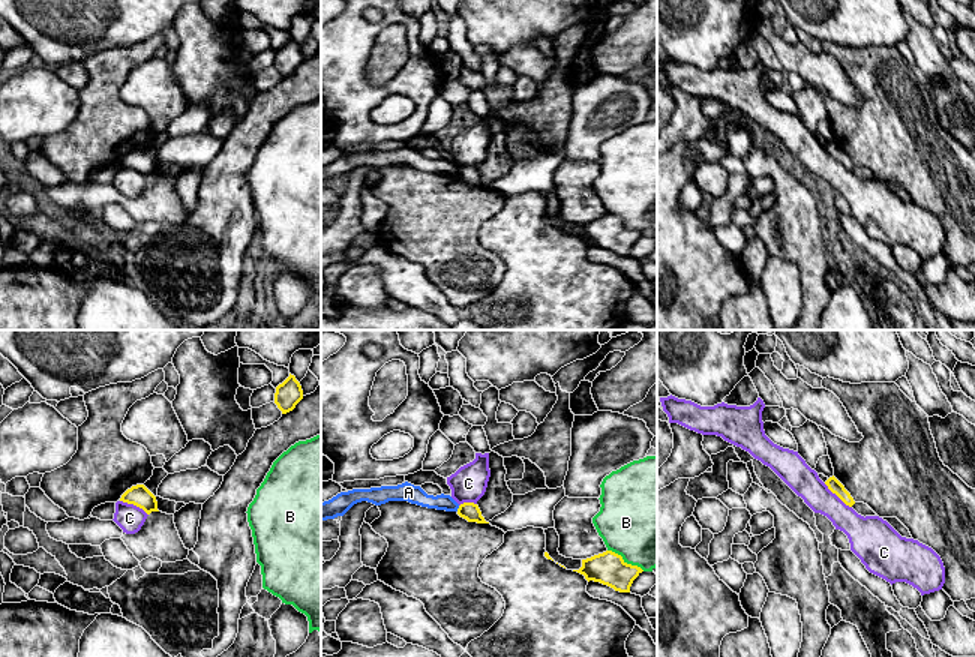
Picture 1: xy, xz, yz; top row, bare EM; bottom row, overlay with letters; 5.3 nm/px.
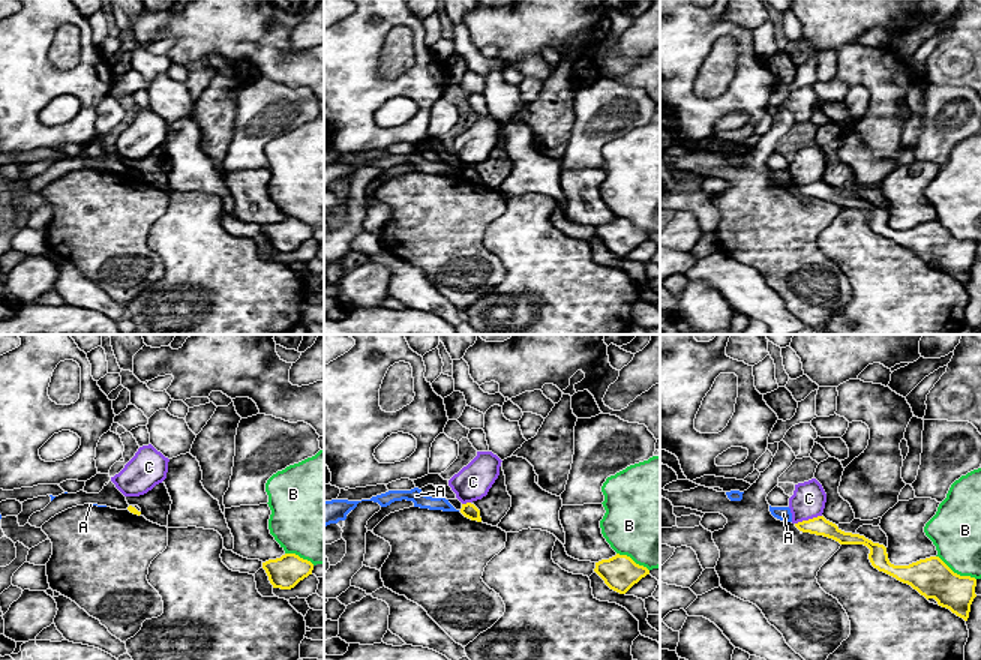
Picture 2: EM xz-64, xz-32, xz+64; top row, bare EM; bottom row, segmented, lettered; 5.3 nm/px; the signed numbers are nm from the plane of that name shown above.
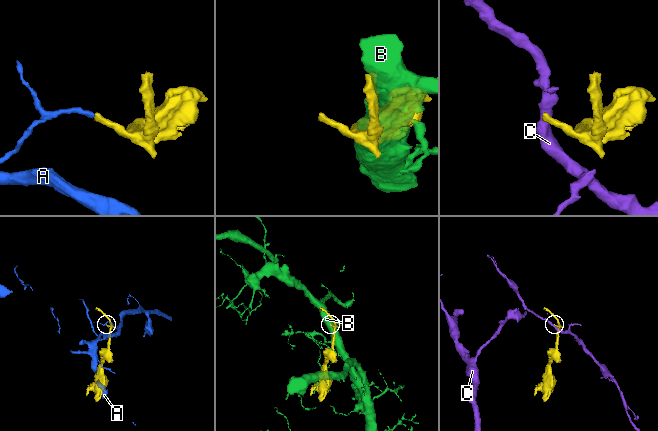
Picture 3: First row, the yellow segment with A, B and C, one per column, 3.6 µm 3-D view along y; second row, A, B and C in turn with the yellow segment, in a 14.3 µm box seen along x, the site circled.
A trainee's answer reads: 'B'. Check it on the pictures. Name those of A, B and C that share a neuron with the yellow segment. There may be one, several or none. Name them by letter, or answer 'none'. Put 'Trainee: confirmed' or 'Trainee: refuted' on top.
Trainee: refuted
none

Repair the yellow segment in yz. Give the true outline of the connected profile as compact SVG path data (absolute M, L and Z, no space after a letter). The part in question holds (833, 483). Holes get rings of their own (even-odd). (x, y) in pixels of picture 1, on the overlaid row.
M832 476L830 477L825 484L828 489L836 494L846 506L852 507L855 504L850 494L844 489L844 486Z

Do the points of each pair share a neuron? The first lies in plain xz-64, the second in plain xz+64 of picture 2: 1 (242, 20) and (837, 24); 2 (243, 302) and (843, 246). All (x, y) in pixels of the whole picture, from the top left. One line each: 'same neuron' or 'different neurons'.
1: same neuron
2: same neuron

